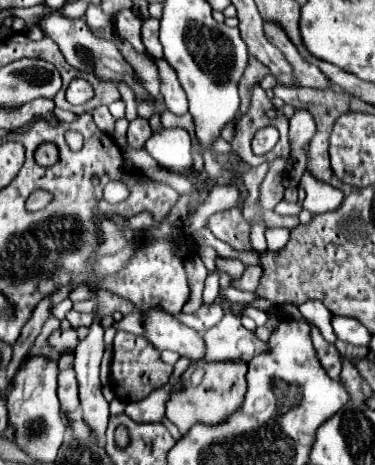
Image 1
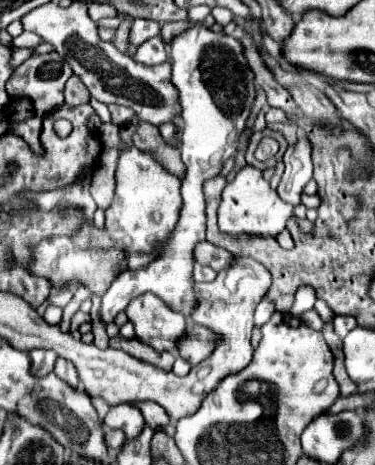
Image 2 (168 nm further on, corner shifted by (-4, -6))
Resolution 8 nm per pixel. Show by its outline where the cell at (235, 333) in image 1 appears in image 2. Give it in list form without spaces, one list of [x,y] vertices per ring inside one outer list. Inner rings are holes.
[[[188,324],[186,336],[180,340],[180,356],[186,358],[192,366],[206,360],[208,354],[212,354],[216,350],[218,342],[216,342],[216,334],[212,330],[206,330],[198,324]]]

